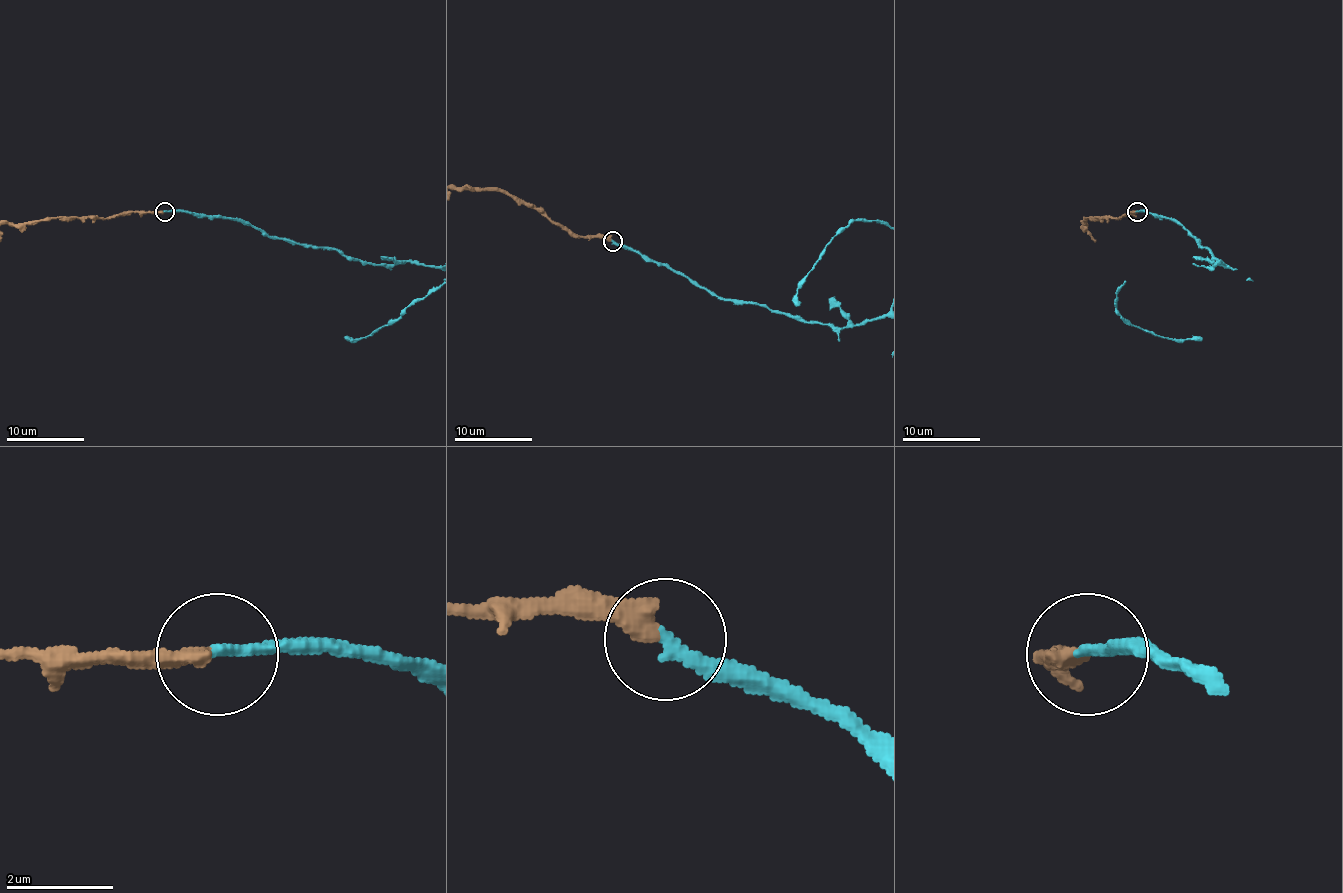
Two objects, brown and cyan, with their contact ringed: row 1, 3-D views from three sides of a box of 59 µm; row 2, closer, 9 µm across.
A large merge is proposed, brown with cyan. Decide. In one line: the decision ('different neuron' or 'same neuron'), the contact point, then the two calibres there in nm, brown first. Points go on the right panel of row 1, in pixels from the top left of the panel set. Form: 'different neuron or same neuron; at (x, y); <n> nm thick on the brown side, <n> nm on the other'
same neuron; at (1137, 211); 340 nm thick on the brown side, 240 nm on the other

